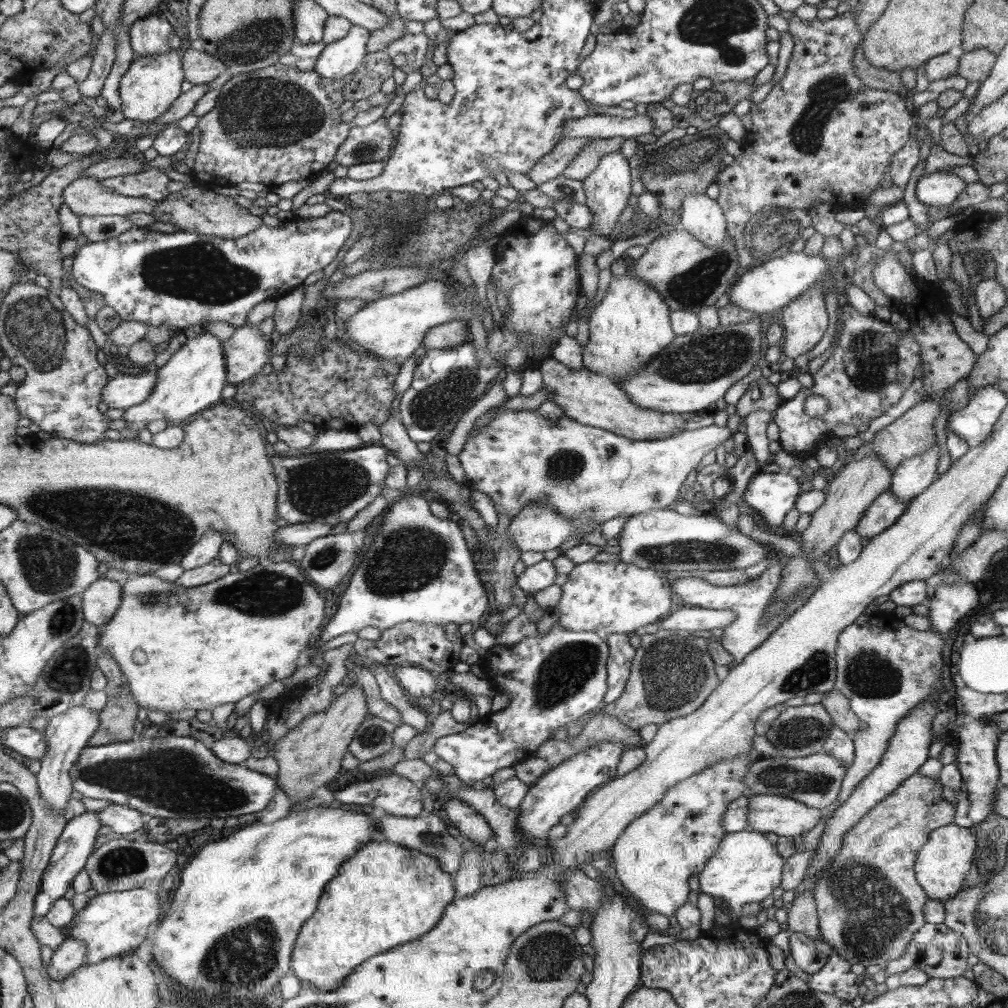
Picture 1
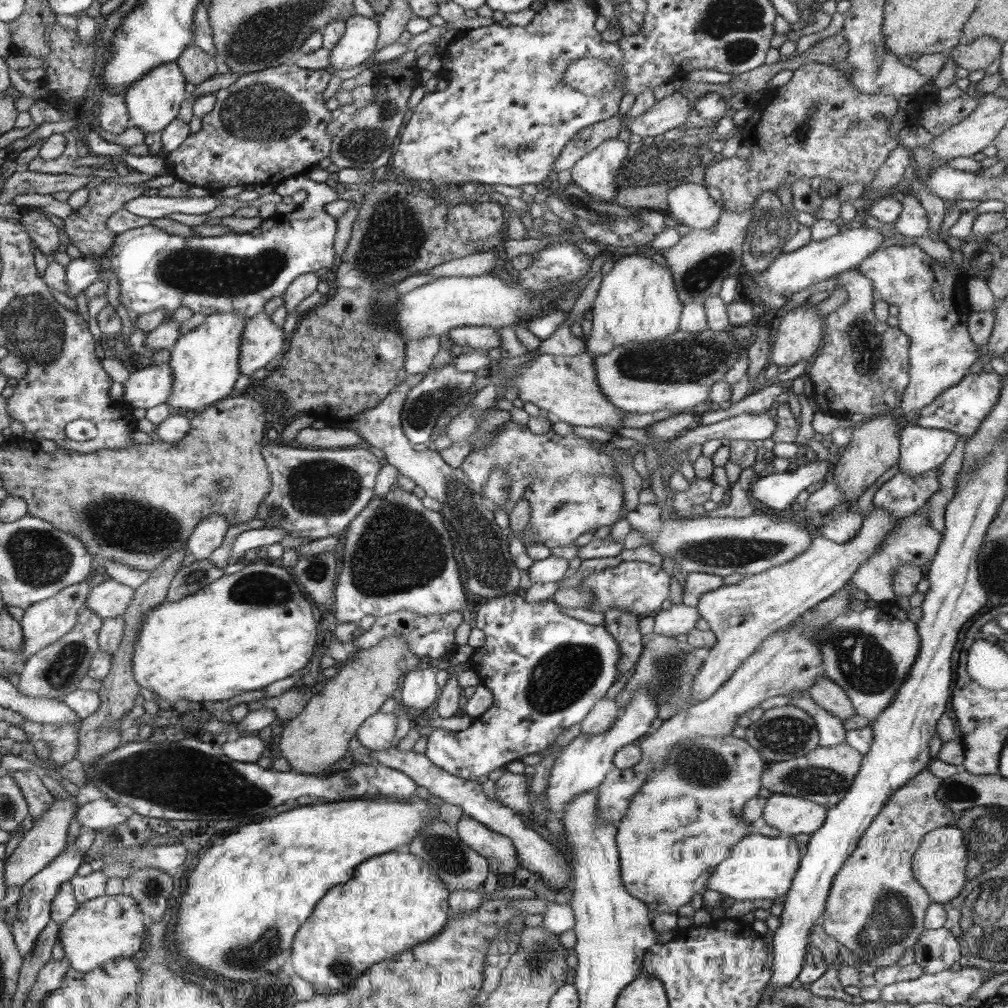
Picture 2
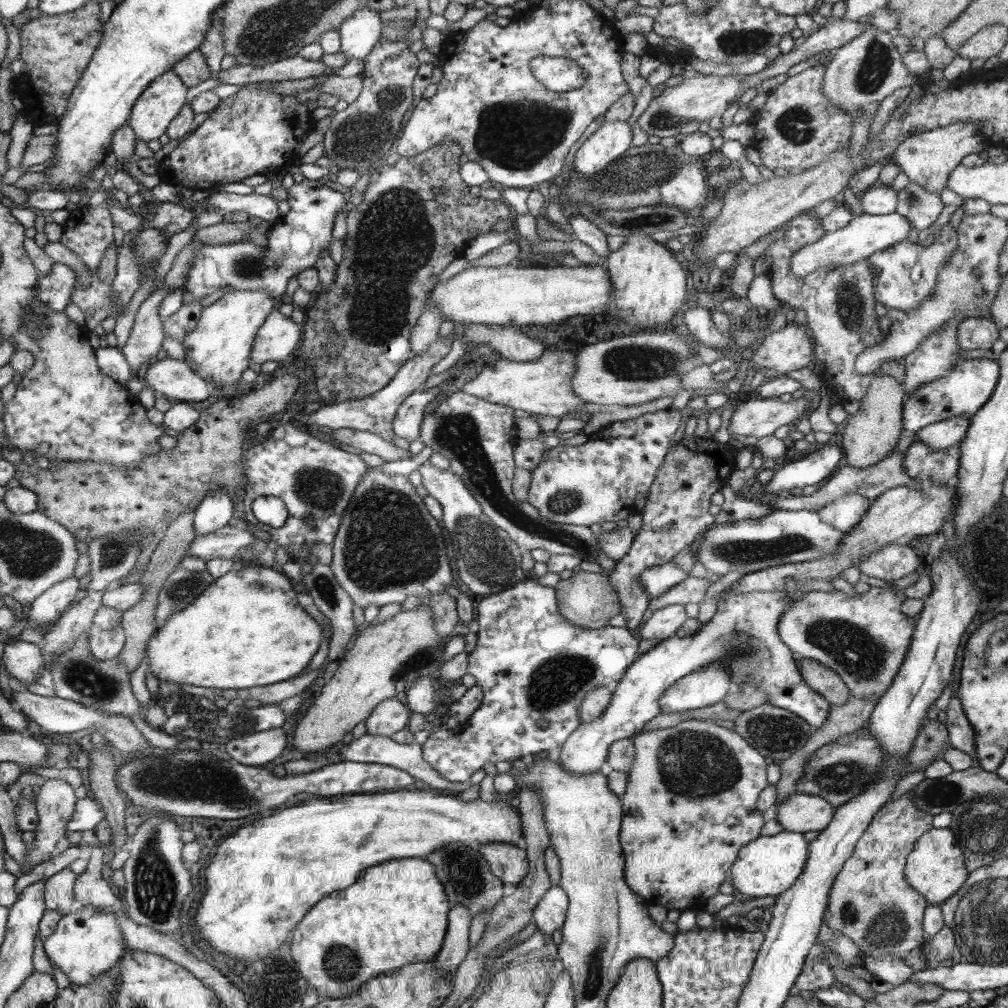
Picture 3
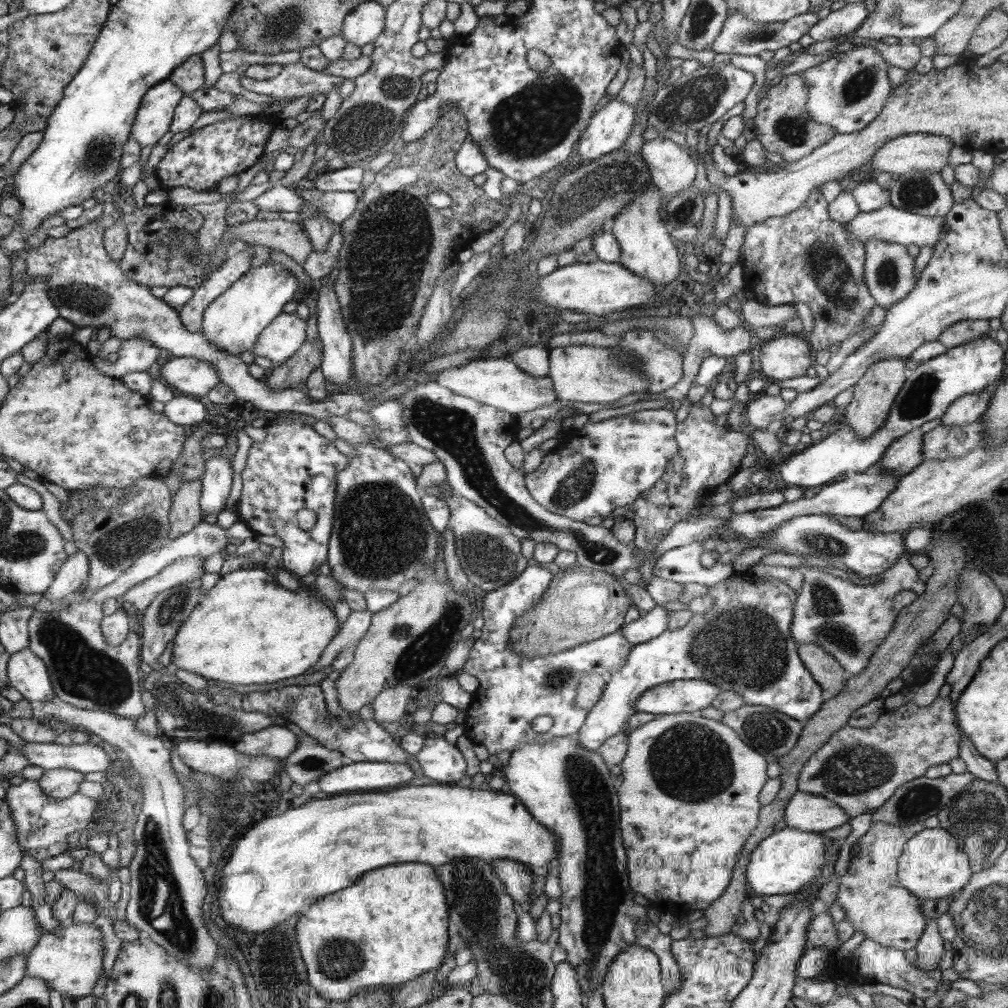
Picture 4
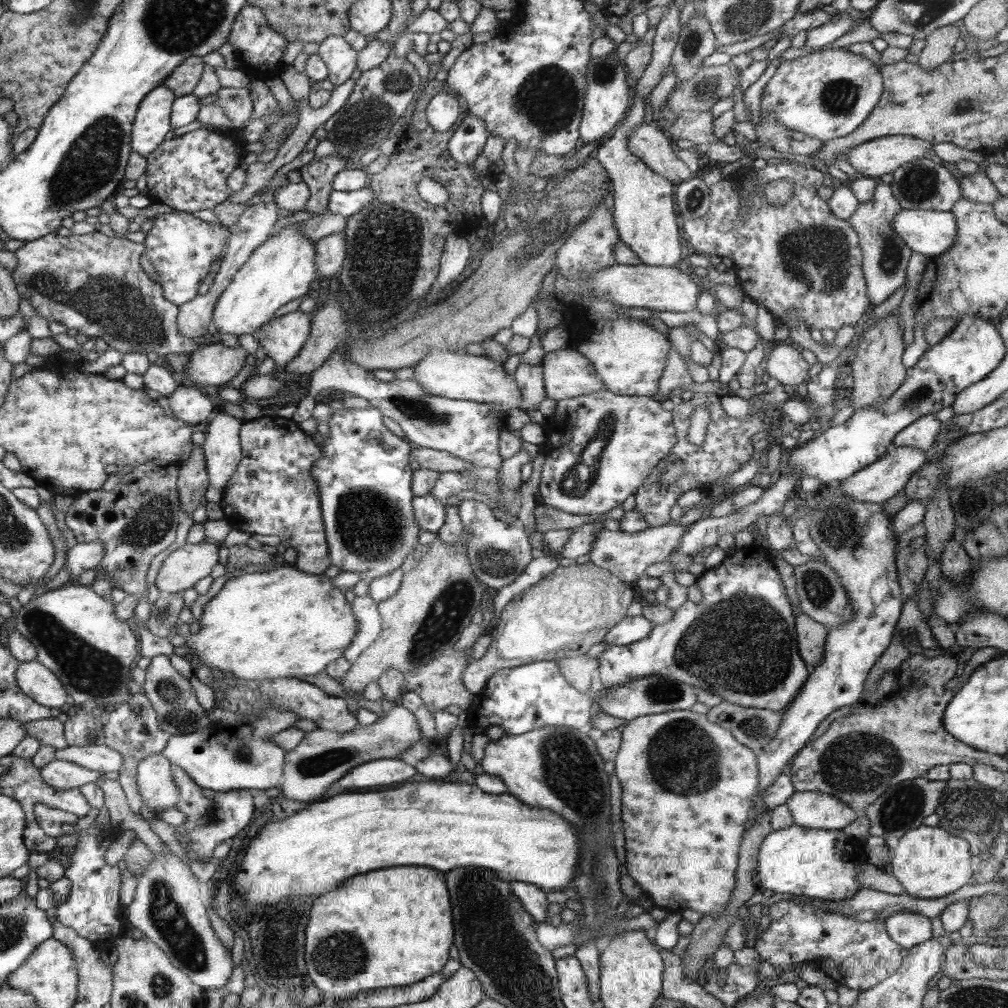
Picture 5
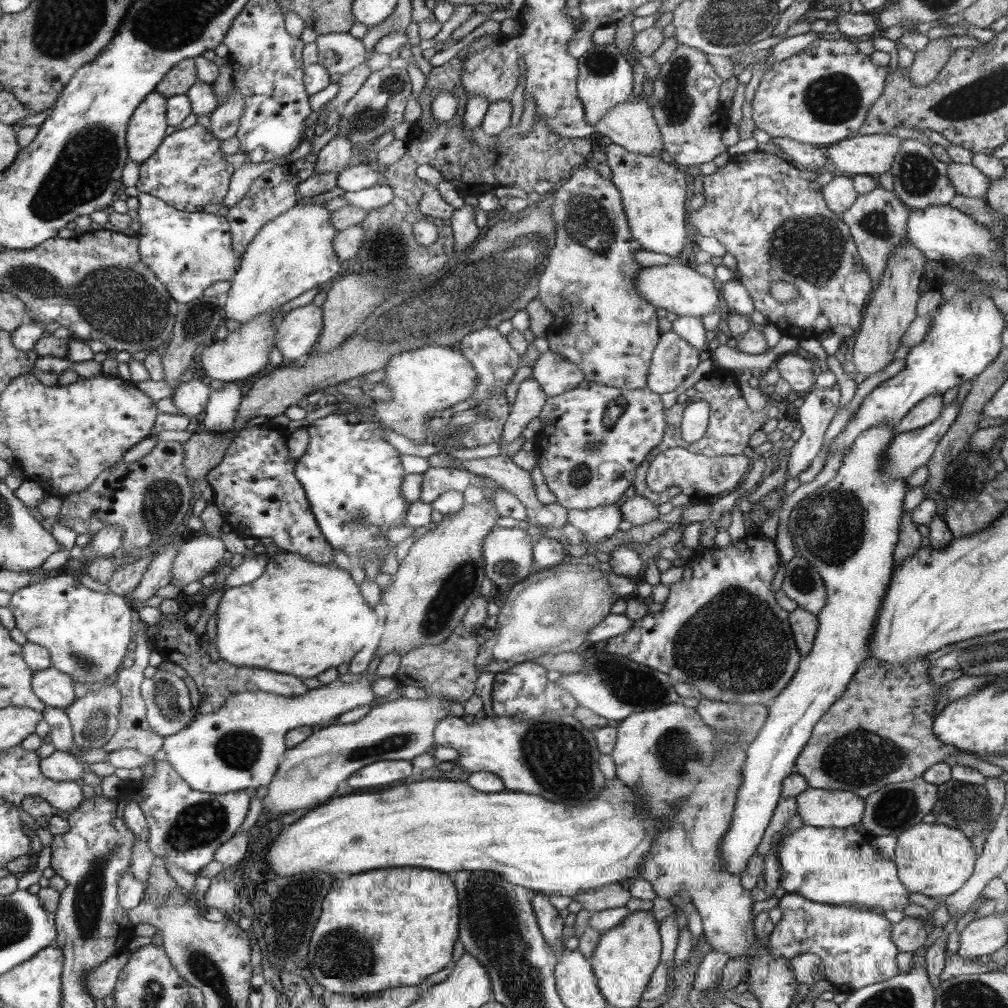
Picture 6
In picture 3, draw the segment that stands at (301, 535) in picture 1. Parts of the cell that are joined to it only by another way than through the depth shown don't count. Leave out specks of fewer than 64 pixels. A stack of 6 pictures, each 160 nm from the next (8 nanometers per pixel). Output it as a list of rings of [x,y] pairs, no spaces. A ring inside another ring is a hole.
[[[225,525],[208,535],[200,535],[186,551],[185,556],[194,556],[203,561],[234,558],[240,548],[254,542],[254,534],[242,528]]]

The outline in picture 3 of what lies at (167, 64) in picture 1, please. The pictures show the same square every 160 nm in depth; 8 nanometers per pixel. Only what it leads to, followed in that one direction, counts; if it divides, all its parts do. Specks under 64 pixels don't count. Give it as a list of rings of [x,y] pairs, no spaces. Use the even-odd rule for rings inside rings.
[[[172,69],[162,74],[138,98],[138,106],[134,106],[134,118],[128,120],[137,138],[148,142],[167,134],[166,128],[176,120],[188,102],[186,96],[185,84]]]

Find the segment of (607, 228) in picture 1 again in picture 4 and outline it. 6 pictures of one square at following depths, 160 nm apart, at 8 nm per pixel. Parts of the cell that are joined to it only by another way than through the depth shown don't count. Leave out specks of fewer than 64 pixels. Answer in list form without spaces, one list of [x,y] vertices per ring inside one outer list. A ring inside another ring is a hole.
[[[616,98],[606,100],[602,110],[593,114],[588,128],[578,143],[582,163],[596,161],[618,151],[633,132],[636,109]]]

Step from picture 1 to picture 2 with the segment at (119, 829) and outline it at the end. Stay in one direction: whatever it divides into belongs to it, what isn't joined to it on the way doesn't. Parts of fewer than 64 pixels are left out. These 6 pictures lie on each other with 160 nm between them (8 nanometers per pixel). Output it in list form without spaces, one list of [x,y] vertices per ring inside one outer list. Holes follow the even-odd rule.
[[[106,798],[81,805],[77,817],[84,830],[106,830],[126,822],[127,819],[121,807]]]

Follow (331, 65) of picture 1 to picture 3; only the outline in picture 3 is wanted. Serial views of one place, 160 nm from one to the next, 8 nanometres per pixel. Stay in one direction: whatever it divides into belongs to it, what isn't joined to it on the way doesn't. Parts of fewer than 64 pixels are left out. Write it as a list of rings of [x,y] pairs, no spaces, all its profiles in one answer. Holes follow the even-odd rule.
[[[367,7],[358,9],[337,31],[341,37],[340,53],[348,62],[354,59],[363,61],[381,42],[383,29],[378,11]]]

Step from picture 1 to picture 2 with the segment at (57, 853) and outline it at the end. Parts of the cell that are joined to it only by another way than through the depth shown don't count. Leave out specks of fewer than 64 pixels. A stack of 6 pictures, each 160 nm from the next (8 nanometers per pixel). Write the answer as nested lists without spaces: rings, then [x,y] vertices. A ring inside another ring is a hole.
[[[69,837],[65,852],[60,853],[52,862],[40,870],[38,874],[35,874],[20,887],[21,897],[16,904],[18,909],[17,918],[11,924],[11,931],[22,958],[29,956],[34,949],[37,938],[44,932],[49,921],[52,920],[53,900],[61,889],[61,885],[73,879],[78,879],[76,870],[80,868],[85,854],[77,852],[77,848],[74,846],[75,839]]]

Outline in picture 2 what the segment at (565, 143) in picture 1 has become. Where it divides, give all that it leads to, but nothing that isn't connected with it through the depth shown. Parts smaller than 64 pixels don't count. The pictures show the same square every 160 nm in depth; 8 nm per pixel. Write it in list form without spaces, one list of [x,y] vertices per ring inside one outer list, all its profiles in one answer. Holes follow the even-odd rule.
[[[618,113],[616,116],[605,121],[587,126],[582,132],[576,134],[569,144],[565,146],[564,152],[554,165],[554,173],[562,173],[564,170],[571,171],[572,167],[594,150],[599,144],[611,138],[617,138],[622,128],[624,116]]]

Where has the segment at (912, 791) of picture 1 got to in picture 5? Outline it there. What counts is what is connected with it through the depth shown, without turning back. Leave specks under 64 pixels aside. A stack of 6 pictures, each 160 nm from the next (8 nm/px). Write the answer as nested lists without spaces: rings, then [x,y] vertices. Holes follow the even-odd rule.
[[[908,910],[898,911],[887,917],[885,927],[890,938],[902,948],[911,949],[933,937],[931,919]]]

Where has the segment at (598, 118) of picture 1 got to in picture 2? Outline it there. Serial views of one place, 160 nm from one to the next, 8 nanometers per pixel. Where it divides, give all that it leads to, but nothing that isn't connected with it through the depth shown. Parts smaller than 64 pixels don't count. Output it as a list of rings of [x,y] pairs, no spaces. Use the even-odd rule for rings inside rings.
[[[682,93],[672,94],[663,100],[654,103],[654,106],[642,115],[633,119],[624,116],[622,126],[625,124],[631,134],[658,137],[667,130],[684,129],[685,120],[688,118],[689,110],[694,106],[694,102],[684,97]]]

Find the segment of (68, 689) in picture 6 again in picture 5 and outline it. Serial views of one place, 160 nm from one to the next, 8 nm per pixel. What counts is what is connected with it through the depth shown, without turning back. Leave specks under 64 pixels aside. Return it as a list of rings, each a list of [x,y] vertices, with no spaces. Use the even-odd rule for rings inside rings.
[[[32,659],[30,662],[21,662],[16,672],[18,685],[30,698],[50,708],[65,709],[65,686],[58,677],[46,668],[40,661]]]

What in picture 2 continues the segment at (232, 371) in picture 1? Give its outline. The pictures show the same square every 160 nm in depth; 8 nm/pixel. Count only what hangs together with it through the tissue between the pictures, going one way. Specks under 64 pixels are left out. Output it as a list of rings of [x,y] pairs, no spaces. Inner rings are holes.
[[[262,311],[246,322],[242,334],[240,371],[251,376],[276,358],[286,346],[284,332],[270,319],[270,313]]]

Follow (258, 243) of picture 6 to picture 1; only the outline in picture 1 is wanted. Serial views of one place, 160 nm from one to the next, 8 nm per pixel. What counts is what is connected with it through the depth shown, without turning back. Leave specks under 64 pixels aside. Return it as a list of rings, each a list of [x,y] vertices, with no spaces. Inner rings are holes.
[[[205,330],[204,333],[187,339],[164,366],[155,370],[157,377],[148,398],[142,404],[125,409],[121,418],[126,422],[124,433],[129,438],[138,436],[138,430],[147,428],[151,422],[163,420],[172,424],[181,423],[190,418],[190,414],[222,402],[220,394],[228,384],[223,343]]]

